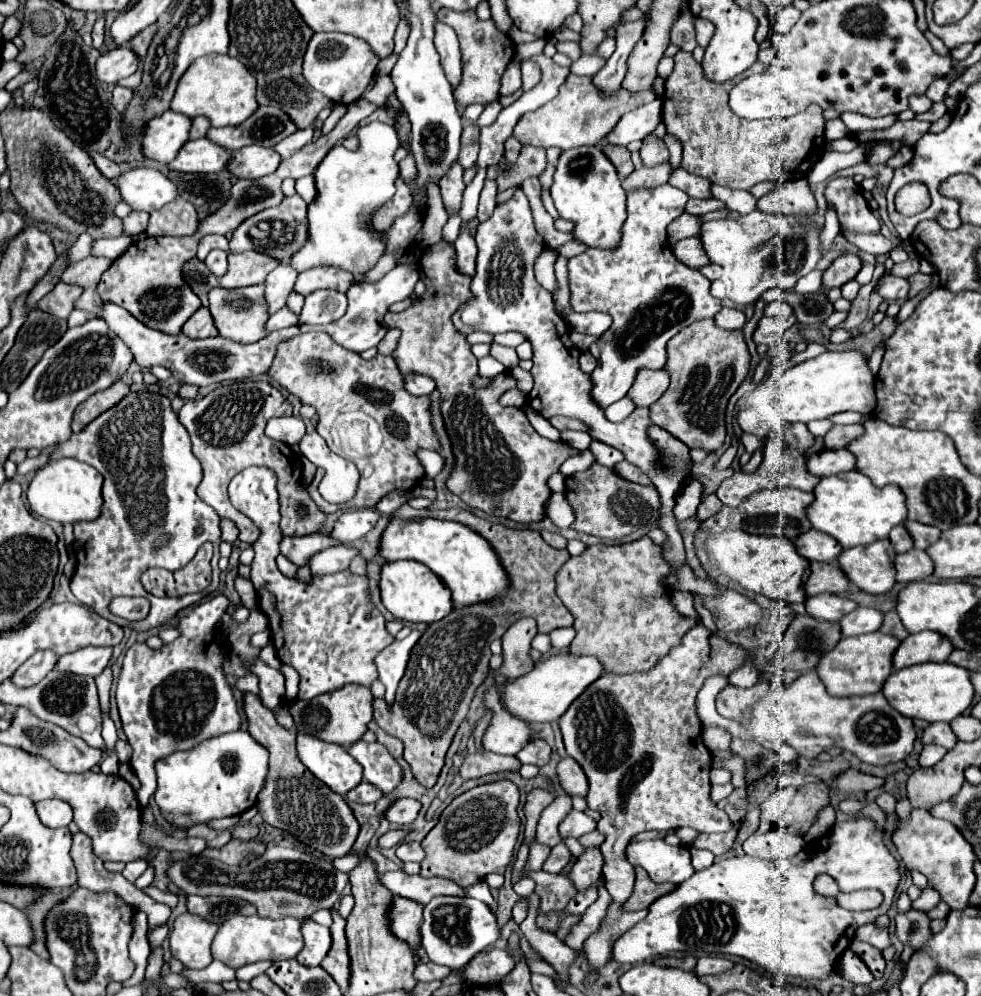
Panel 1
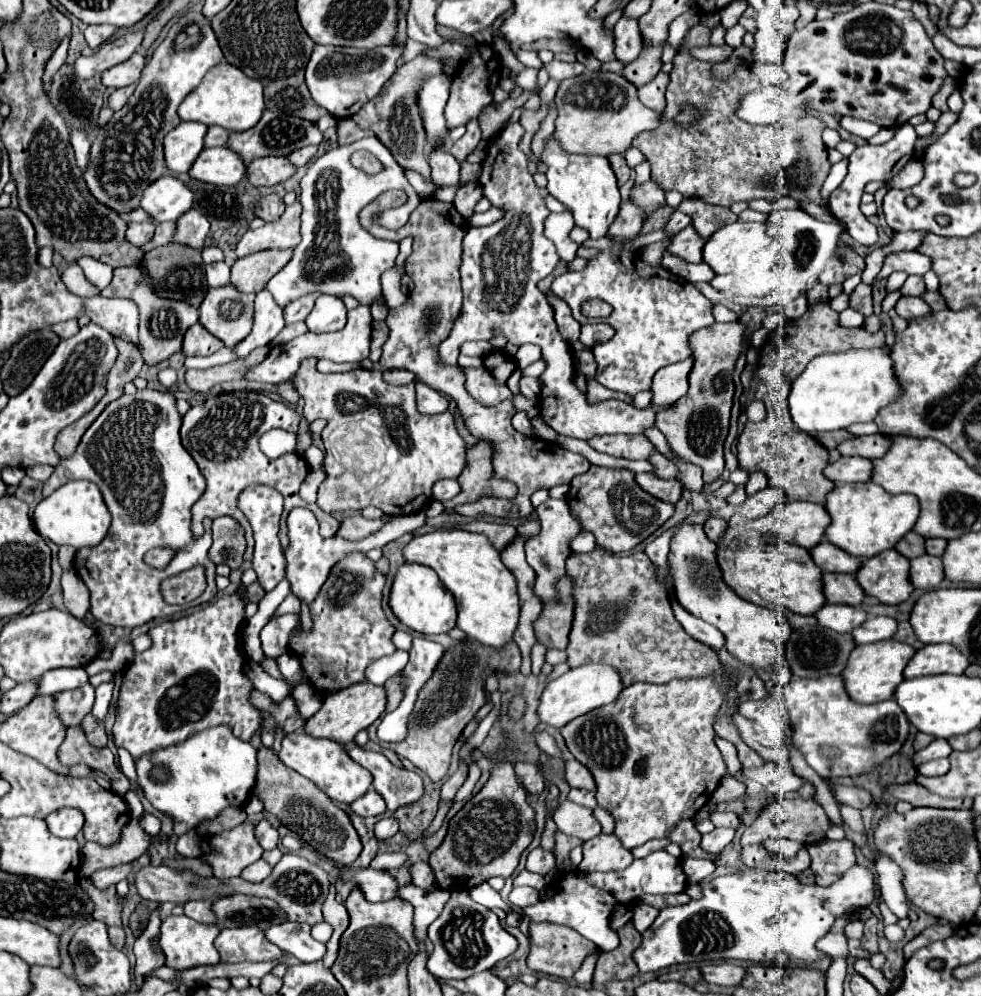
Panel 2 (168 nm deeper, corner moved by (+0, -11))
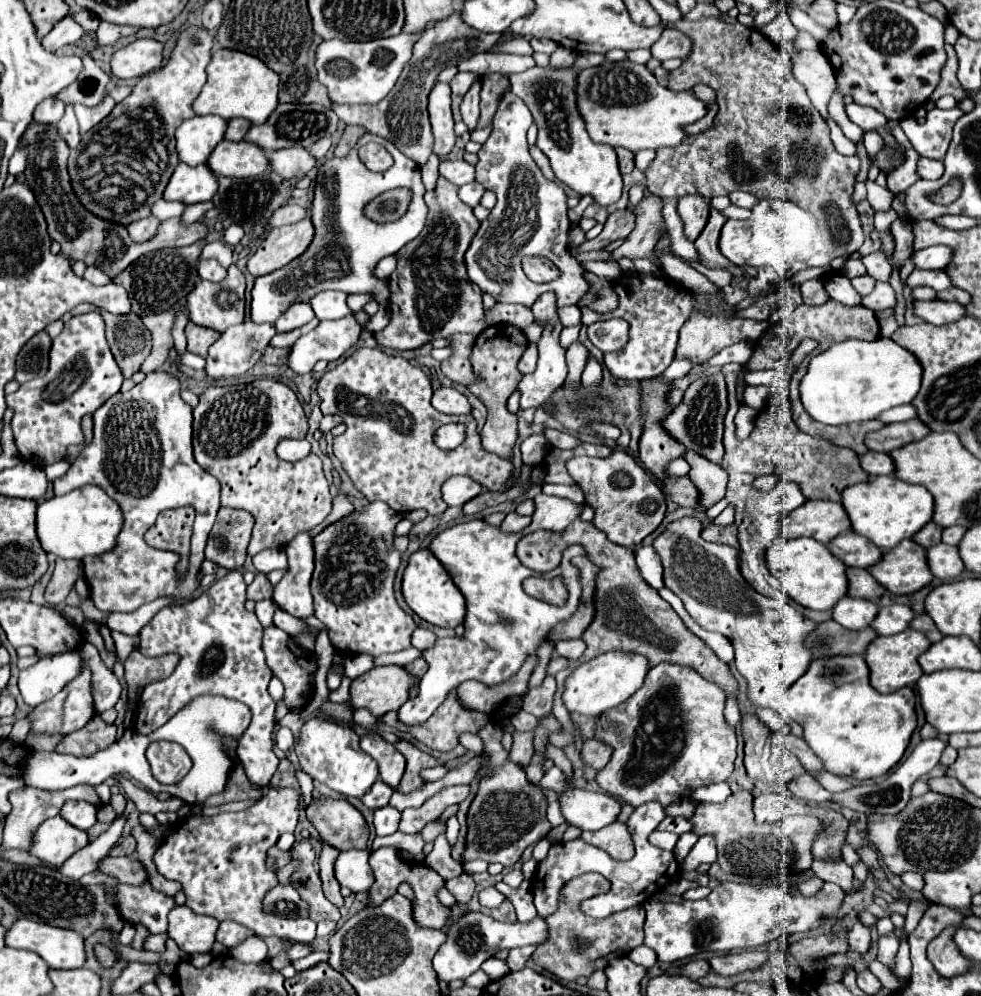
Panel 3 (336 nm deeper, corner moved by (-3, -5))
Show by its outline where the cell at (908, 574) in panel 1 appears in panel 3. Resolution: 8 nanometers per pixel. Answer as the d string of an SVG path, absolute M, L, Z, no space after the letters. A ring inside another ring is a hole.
M940 543L940 545L930 547L926 551L926 559L936 579L952 579L964 569L962 559L958 555L958 547L952 547L952 545Z

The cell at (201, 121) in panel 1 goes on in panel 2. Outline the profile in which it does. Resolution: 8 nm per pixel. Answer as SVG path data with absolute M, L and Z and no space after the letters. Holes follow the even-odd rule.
M209 127L205 147L219 147L219 145L227 145L227 139L229 139L229 131L227 131L227 129L223 129L223 127Z

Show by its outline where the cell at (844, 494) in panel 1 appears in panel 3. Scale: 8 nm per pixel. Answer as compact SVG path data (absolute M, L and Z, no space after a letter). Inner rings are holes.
M894 475L872 477L866 483L856 483L844 489L842 505L850 517L852 531L866 537L882 551L896 547L902 539L910 539L918 533L930 519L934 511L934 497L926 487L902 483Z

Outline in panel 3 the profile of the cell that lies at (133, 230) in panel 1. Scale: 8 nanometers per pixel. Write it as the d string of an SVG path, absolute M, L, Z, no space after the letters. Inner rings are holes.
M144 217L144 219L138 219L138 221L130 223L128 233L134 241L148 241L156 235L158 225L160 225L160 221L156 217Z

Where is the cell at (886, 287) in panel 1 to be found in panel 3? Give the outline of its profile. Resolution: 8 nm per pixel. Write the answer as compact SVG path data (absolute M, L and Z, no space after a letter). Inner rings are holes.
M914 301L914 315L934 323L934 325L944 325L944 323L954 323L960 317L964 317L964 307L958 303L948 303L948 301Z

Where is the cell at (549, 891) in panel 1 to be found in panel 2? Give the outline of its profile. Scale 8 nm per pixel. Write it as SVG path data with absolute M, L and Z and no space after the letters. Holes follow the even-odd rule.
M529 923L529 939L531 939L531 953L527 955L527 967L561 979L573 979L573 973L581 967L585 957L597 949L595 943L579 935L575 929L555 923Z

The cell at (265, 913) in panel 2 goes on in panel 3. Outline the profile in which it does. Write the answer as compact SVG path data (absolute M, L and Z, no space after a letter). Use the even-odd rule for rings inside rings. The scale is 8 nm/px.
M282 883L270 889L270 893L266 893L262 901L262 909L278 917L306 917L308 915L308 907L300 899L296 889L292 885L282 885Z

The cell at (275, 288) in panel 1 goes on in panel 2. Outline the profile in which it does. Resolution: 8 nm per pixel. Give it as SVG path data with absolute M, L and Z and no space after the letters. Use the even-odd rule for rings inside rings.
M259 291L255 295L255 315L253 315L253 331L231 347L231 351L237 355L237 359L245 359L253 349L269 345L275 335L285 327L283 323L283 309L275 307L275 301L267 291Z

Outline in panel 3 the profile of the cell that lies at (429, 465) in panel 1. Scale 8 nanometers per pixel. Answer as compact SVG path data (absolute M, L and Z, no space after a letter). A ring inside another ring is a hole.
M450 477L442 485L442 499L446 505L464 505L466 501L480 495L484 489L470 477Z

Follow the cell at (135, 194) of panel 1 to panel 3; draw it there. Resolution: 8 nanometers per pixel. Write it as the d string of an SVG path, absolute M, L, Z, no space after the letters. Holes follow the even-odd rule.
M178 163L162 193L162 199L192 205L200 201L210 201L216 189L218 189L218 181L206 165L188 167L184 163Z

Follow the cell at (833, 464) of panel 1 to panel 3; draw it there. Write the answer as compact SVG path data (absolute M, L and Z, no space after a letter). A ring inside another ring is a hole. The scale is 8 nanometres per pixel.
M868 451L864 455L860 455L860 465L862 469L870 475L892 475L894 473L894 463L890 459L888 453L876 453L876 451Z

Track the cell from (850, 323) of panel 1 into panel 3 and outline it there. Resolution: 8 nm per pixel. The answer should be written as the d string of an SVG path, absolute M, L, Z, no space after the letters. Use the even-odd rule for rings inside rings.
M866 275L866 277L856 277L856 279L852 279L852 285L854 285L854 289L864 297L864 295L868 295L868 293L872 291L874 279L872 279L870 275Z

